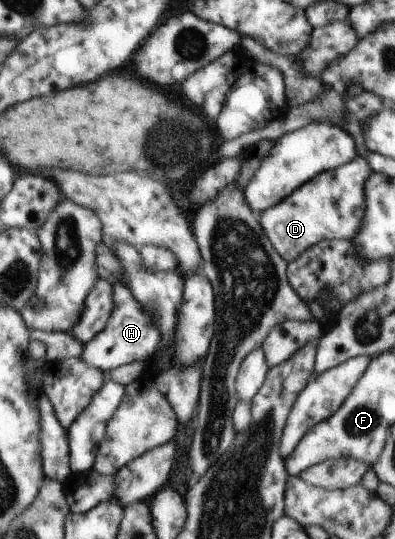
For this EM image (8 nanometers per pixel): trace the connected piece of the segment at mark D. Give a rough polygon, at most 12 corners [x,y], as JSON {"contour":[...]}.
{"contour":[[366,158],[319,174],[260,226],[289,263],[363,225]]}

